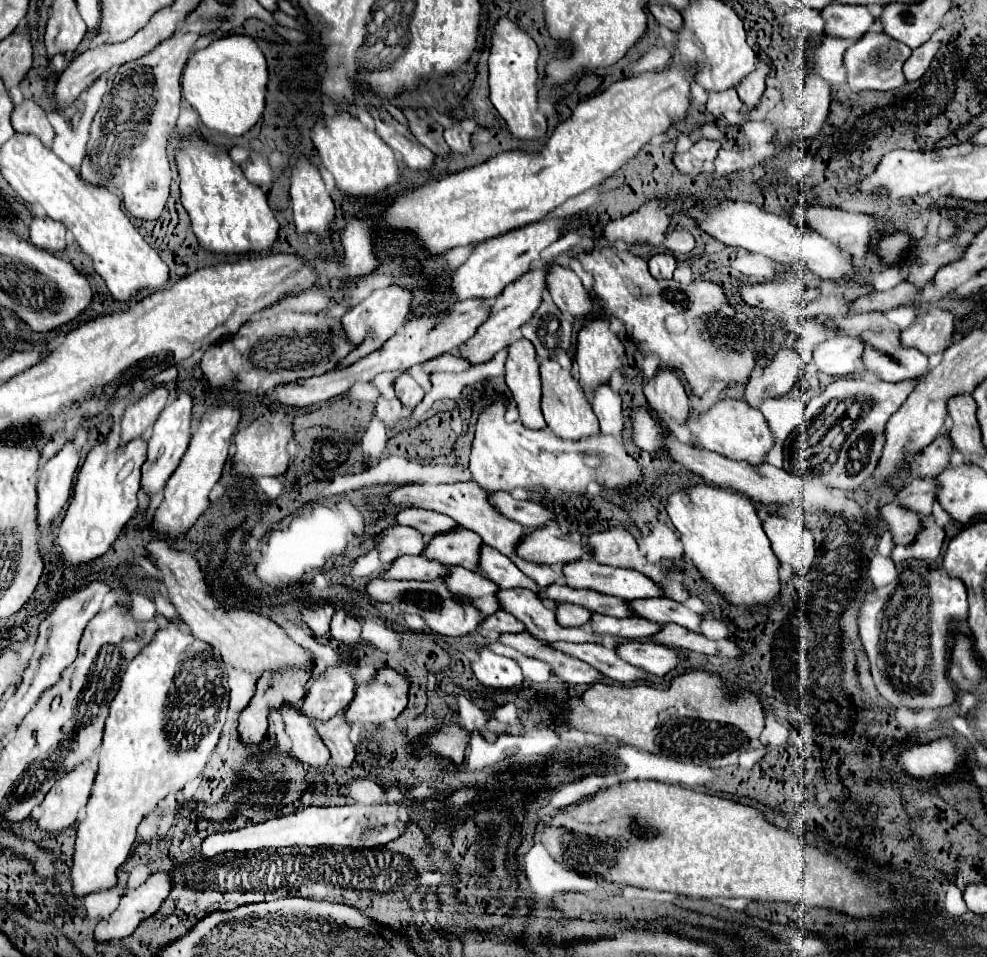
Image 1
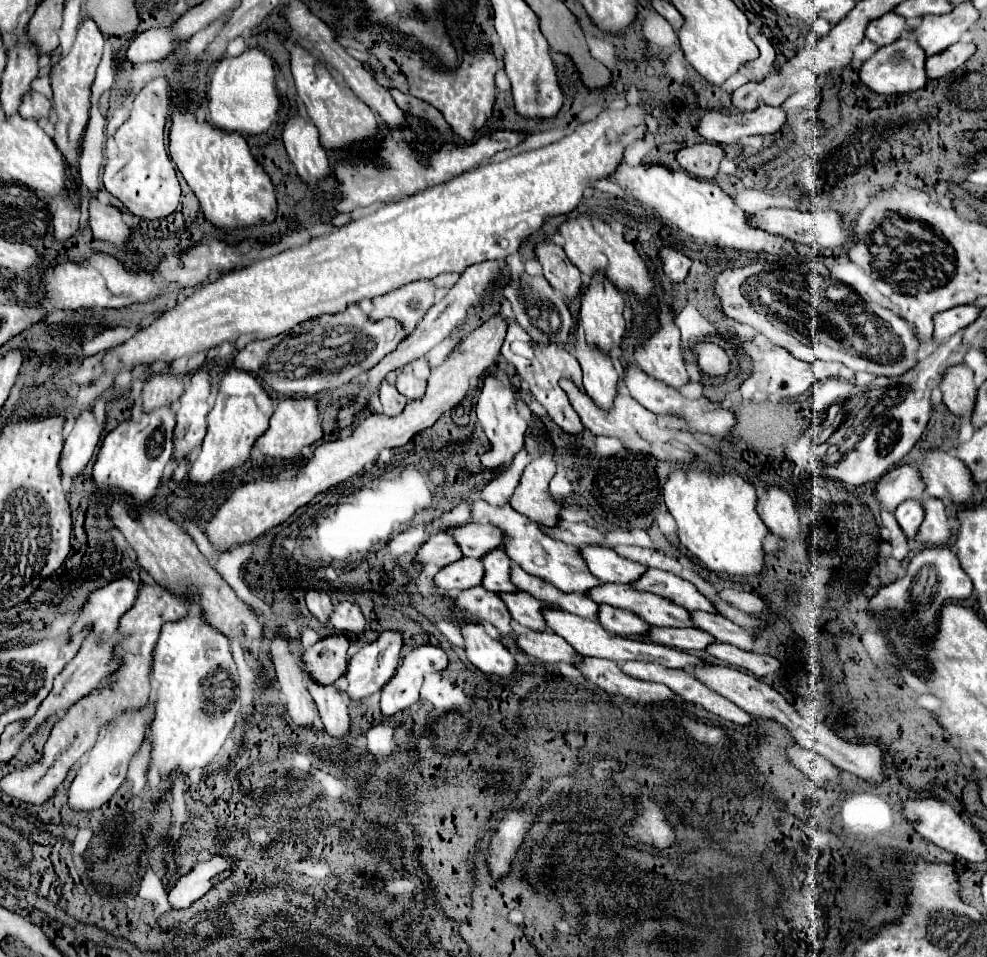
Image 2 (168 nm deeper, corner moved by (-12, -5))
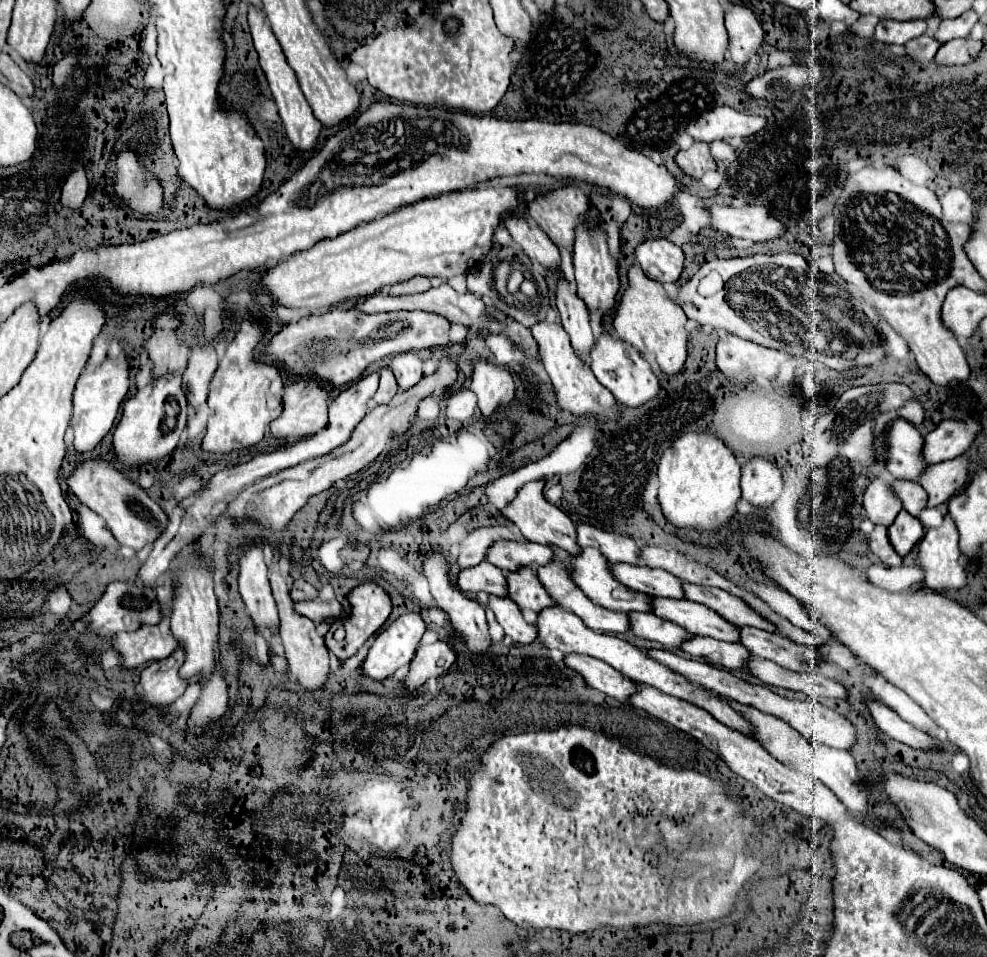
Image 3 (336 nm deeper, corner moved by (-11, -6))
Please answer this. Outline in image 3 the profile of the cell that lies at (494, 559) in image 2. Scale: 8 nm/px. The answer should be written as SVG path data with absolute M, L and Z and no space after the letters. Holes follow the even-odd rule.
M523 569L509 575L509 597L521 607L529 607L535 613L543 611L545 607L557 605L551 595L545 591L545 587L539 583L539 577L533 569Z

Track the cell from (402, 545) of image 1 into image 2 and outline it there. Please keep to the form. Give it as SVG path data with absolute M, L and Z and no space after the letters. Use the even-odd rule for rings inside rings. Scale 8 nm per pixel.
M440 532L420 546L420 550L416 552L412 562L414 562L414 566L418 566L418 564L424 566L430 562L434 562L436 566L446 566L446 564L458 560L460 556L462 556L462 552L460 552L458 544L446 532Z

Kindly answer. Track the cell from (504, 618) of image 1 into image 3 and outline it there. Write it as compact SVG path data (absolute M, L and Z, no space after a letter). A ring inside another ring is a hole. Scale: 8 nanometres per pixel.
M565 655L567 667L581 673L583 679L597 691L605 693L611 699L621 703L629 703L629 697L637 691L637 683L615 671L611 665L587 657L587 655Z

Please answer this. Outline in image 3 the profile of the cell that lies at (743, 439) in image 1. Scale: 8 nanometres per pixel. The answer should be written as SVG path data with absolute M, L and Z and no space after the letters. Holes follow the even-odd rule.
M603 331L595 339L595 345L589 355L591 355L591 369L597 377L597 381L603 387L607 387L619 403L623 403L627 407L639 407L659 393L659 379L655 377L651 367L643 361L643 357L639 355L639 351L635 351L635 347L621 341L619 337Z

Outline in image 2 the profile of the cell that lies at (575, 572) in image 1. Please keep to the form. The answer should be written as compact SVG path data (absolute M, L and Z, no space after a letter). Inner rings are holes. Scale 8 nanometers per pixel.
M648 568L636 582L630 582L638 590L648 590L652 594L660 594L664 598L672 598L678 606L684 606L686 610L704 610L714 612L714 606L708 598L704 598L694 584L682 580L680 576L674 576L664 570Z

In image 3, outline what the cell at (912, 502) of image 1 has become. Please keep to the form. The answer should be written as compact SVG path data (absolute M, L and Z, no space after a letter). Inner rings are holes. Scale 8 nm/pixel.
M901 511L887 533L889 533L889 541L891 541L893 549L897 551L897 555L907 557L911 553L911 549L923 537L923 527L917 517L909 515L907 511Z

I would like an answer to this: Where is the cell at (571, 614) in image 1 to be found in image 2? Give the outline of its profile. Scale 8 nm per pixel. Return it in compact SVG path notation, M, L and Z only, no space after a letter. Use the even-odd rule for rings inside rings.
M600 604L600 614L596 616L596 620L604 630L618 636L642 636L650 628L650 624L646 624L636 614L608 604Z

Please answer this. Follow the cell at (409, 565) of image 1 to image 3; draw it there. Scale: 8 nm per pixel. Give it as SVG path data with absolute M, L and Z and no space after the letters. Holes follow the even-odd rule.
M483 561L477 567L463 569L457 579L457 587L463 593L479 593L485 591L495 597L507 597L507 579L499 567Z

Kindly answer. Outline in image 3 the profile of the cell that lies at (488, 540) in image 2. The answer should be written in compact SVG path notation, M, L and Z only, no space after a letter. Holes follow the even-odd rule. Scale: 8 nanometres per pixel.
M499 541L487 551L487 561L503 571L519 571L531 565L543 567L543 565L549 565L553 559L555 559L555 553L551 551L551 547L537 545L531 541L529 543Z

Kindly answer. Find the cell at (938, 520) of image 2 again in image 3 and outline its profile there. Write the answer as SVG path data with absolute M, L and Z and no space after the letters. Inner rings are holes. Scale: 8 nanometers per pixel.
M893 479L891 489L901 499L903 509L909 511L911 515L919 515L919 511L925 509L927 493L923 487L919 487L919 483L911 483L905 479Z

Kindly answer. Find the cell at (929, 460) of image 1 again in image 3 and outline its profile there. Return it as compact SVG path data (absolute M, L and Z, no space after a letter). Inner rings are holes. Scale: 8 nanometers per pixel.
M873 479L869 483L863 495L863 507L867 519L873 525L885 525L885 527L889 527L895 521L897 513L903 509L903 505L899 503L899 499L893 495L889 487L889 481L883 479Z

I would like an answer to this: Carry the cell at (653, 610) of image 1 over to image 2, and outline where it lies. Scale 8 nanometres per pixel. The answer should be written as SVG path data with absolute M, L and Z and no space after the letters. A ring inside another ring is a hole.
M692 610L692 622L696 622L698 630L708 632L718 642L728 642L732 646L738 646L742 650L752 650L752 634L744 632L740 626L732 624L730 620L718 616L718 614L704 614L700 610Z

